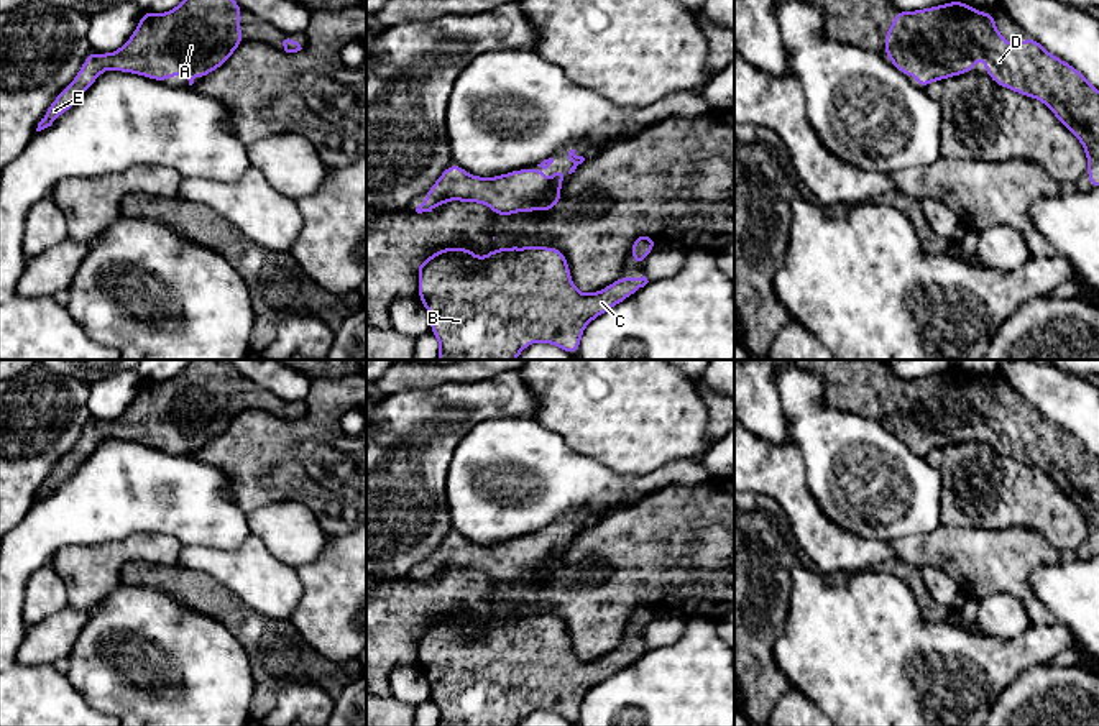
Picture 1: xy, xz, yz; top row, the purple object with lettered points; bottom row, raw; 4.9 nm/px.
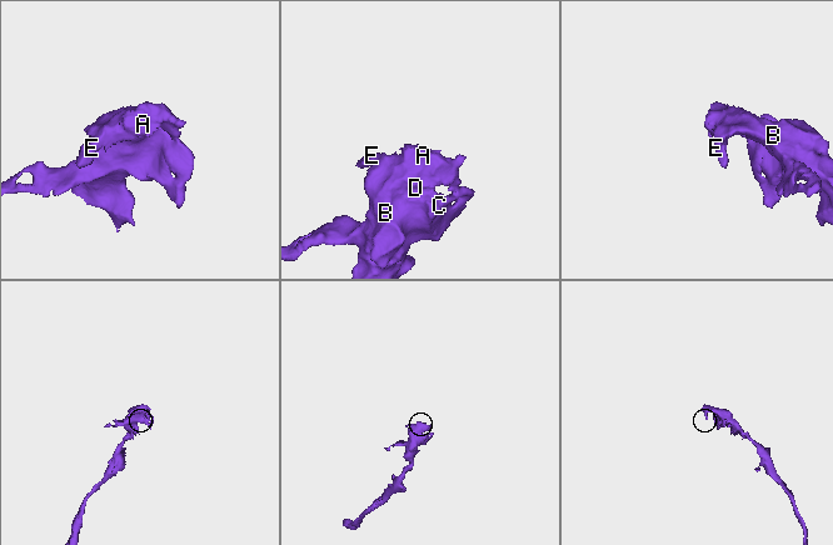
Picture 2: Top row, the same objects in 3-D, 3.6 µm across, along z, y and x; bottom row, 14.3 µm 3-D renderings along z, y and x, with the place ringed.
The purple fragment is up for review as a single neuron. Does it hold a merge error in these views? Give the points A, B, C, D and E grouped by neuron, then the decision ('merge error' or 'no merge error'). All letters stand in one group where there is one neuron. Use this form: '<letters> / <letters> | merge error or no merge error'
A B C D E | no merge error

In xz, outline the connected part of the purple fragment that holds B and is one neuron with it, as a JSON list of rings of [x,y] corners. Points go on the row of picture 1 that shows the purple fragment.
[[[508,246],[491,250],[480,261],[470,248],[440,248],[417,266],[417,296],[430,317],[430,332],[440,343],[437,360],[516,360],[531,343],[542,342],[575,355],[583,329],[649,281],[618,278],[608,287],[580,292],[562,250]]]

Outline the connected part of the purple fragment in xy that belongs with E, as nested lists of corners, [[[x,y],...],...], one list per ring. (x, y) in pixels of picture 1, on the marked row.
[[[182,0],[168,13],[143,11],[135,33],[118,51],[108,54],[90,51],[74,80],[49,105],[36,131],[51,126],[57,117],[76,105],[105,69],[140,74],[159,82],[168,82],[169,76],[186,76],[189,85],[194,84],[195,76],[207,77],[243,43],[238,25],[241,11],[235,0]]]

